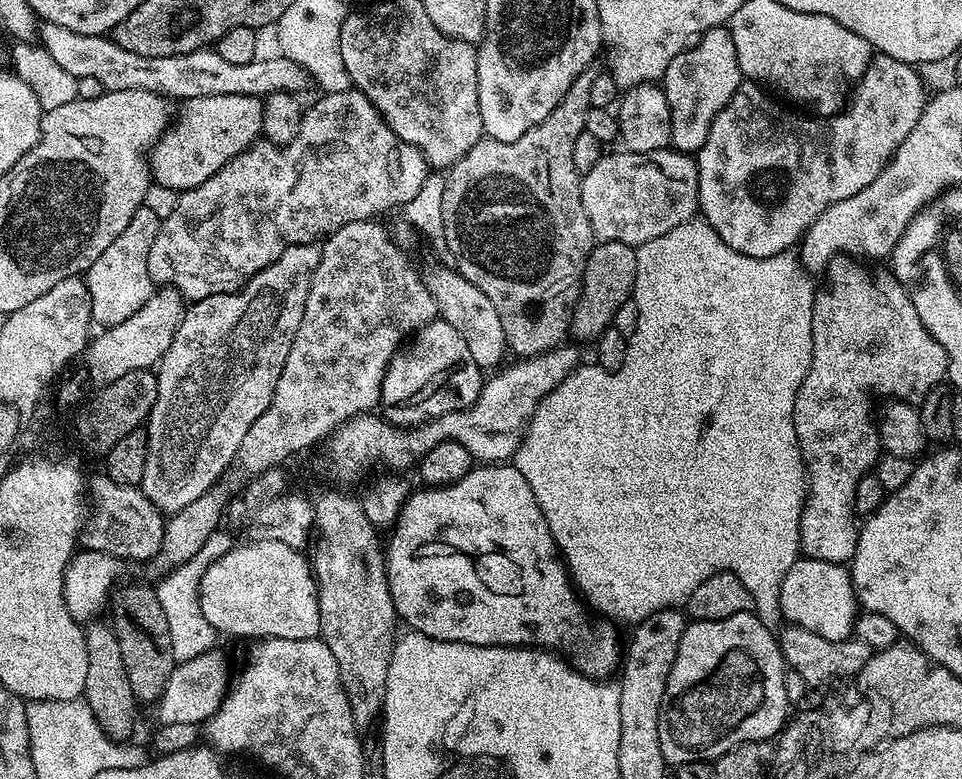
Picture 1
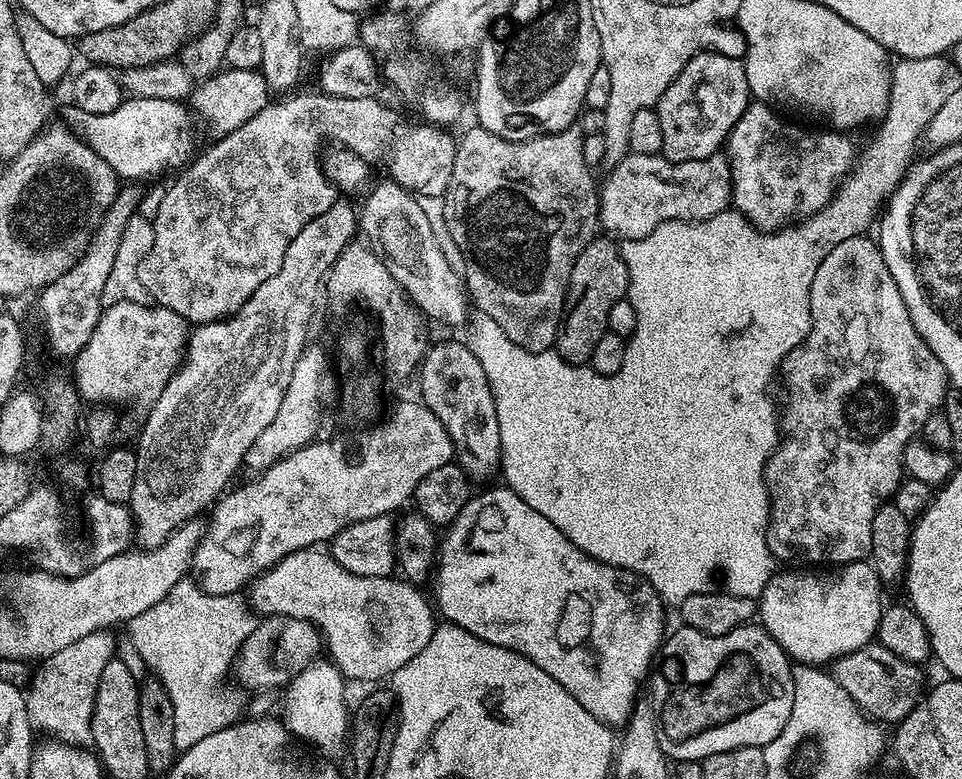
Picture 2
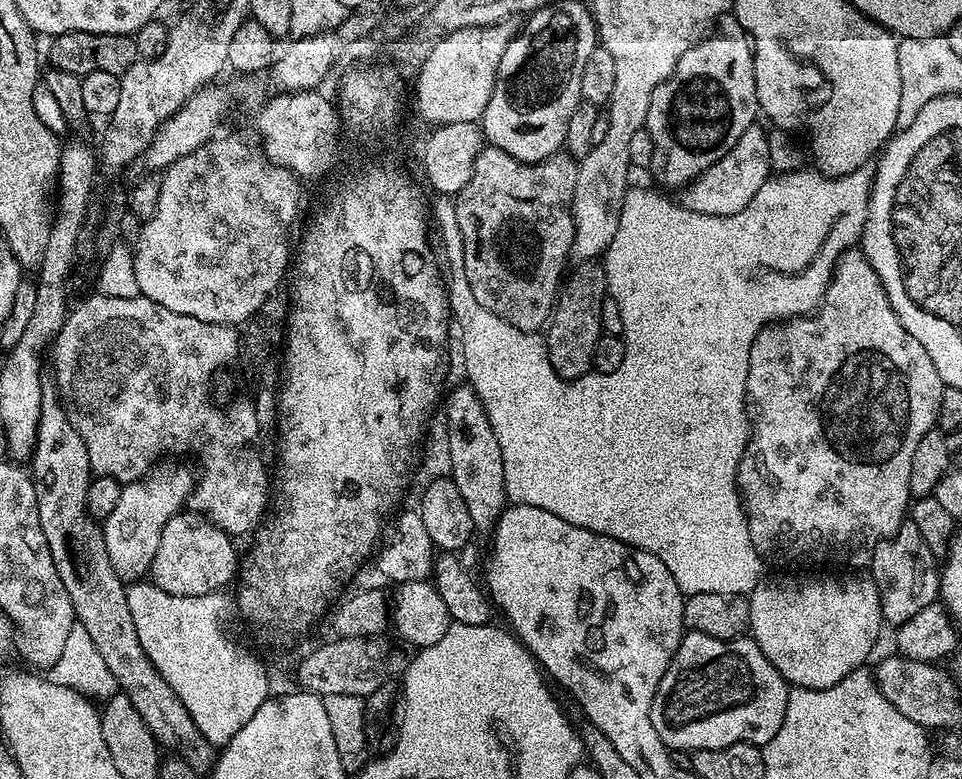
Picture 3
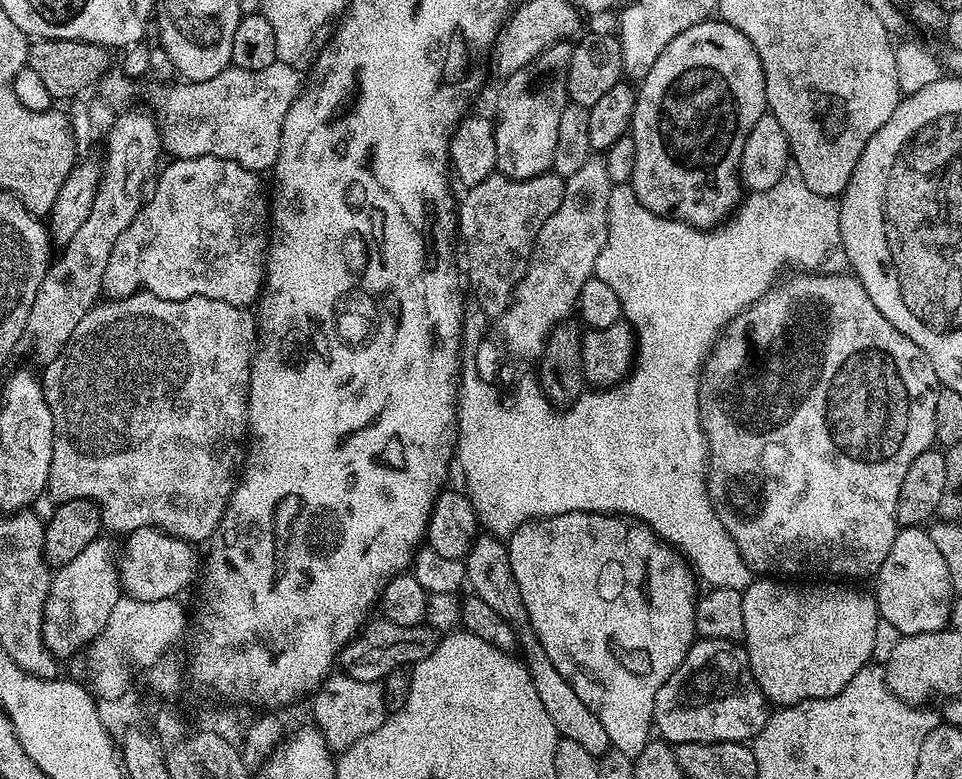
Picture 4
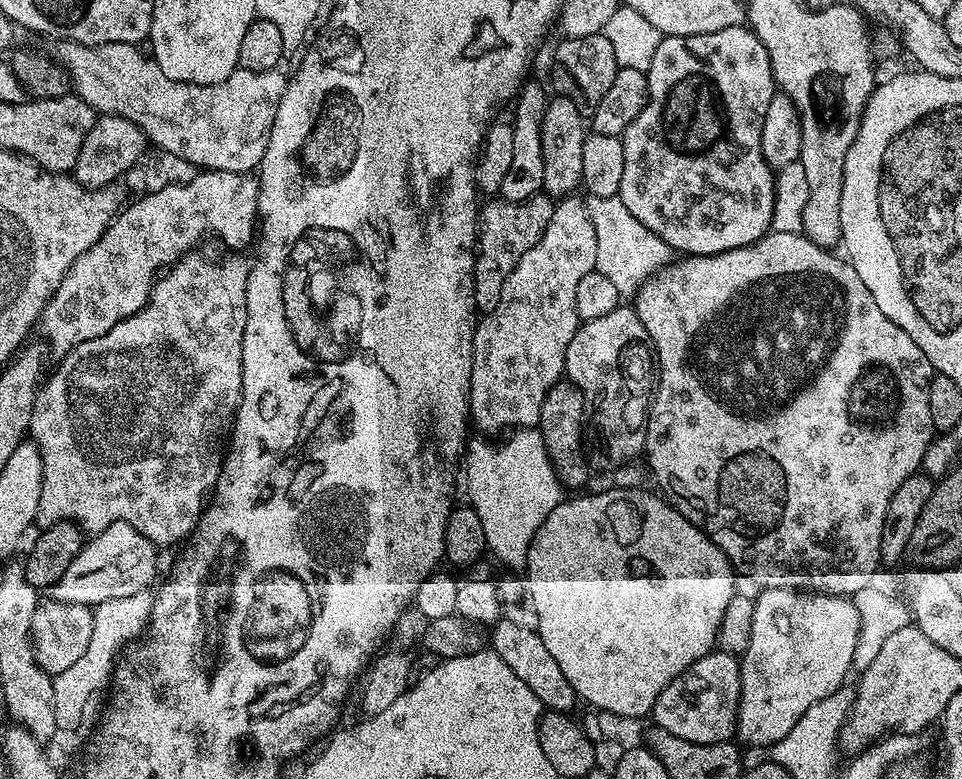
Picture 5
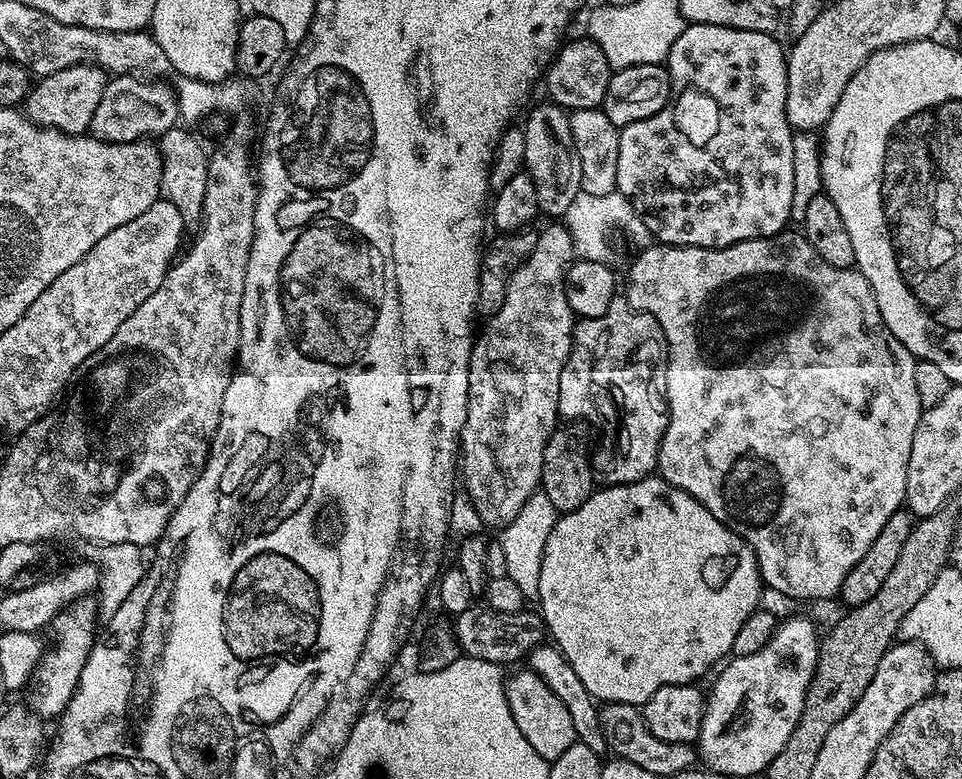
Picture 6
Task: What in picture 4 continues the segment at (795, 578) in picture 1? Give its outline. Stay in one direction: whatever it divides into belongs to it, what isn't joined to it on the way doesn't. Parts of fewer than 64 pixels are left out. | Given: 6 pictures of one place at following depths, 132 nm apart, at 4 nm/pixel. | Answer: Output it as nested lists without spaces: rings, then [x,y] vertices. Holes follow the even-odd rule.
[[[756,578],[743,589],[744,601],[742,602],[742,614],[746,618],[744,627],[744,639],[742,641],[748,650],[750,658],[750,670],[758,682],[758,686],[764,692],[765,698],[773,705],[797,704],[800,700],[813,700],[814,698],[830,698],[838,694],[858,674],[860,668],[864,668],[873,659],[872,651],[876,648],[876,631],[882,628],[880,612],[876,608],[876,598],[871,591],[859,592],[856,588],[843,588],[840,582],[816,582],[820,584],[804,584],[808,582],[781,582],[776,578]]]

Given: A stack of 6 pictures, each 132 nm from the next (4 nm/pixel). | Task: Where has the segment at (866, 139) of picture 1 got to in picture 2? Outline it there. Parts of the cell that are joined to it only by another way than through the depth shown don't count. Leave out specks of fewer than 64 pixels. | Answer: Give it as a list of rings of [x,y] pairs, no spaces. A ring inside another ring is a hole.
[[[759,102],[749,103],[748,109],[738,118],[734,130],[730,130],[726,141],[728,165],[732,171],[732,203],[735,211],[741,212],[757,228],[775,232],[797,218],[811,216],[832,200],[844,177],[857,167],[858,150],[851,135],[840,130],[807,132],[796,124],[780,120],[779,111]]]

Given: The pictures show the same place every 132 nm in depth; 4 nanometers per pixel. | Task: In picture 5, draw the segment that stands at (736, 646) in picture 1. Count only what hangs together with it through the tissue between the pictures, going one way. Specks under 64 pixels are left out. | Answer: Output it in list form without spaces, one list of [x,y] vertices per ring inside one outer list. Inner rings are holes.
[[[713,650],[691,664],[670,686],[658,694],[650,716],[655,727],[670,730],[686,742],[717,744],[736,736],[736,715],[740,705],[740,661],[733,653]]]

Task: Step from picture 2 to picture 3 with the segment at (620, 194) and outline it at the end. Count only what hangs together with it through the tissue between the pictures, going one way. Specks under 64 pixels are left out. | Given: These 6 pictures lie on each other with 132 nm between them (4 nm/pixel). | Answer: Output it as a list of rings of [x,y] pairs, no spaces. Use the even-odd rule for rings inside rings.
[[[759,123],[751,124],[725,156],[718,158],[714,166],[710,166],[702,175],[684,185],[679,193],[681,196],[678,197],[681,207],[694,210],[698,214],[729,216],[738,214],[738,210],[746,210],[746,206],[750,206],[750,198],[754,198],[754,194],[762,190],[773,169],[768,135],[765,129],[762,130],[760,127]]]

